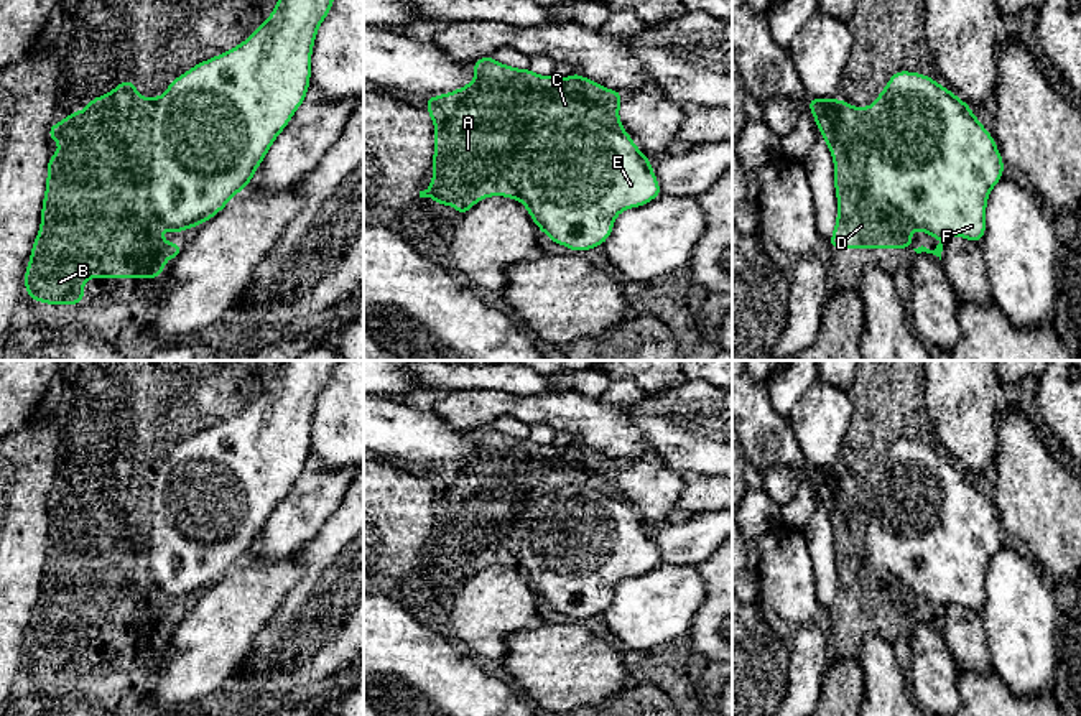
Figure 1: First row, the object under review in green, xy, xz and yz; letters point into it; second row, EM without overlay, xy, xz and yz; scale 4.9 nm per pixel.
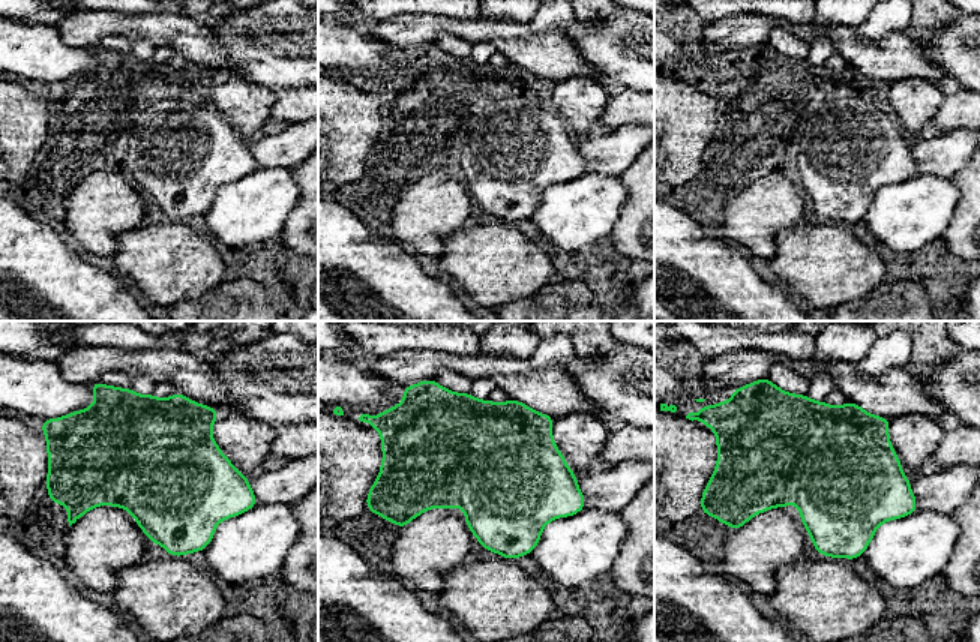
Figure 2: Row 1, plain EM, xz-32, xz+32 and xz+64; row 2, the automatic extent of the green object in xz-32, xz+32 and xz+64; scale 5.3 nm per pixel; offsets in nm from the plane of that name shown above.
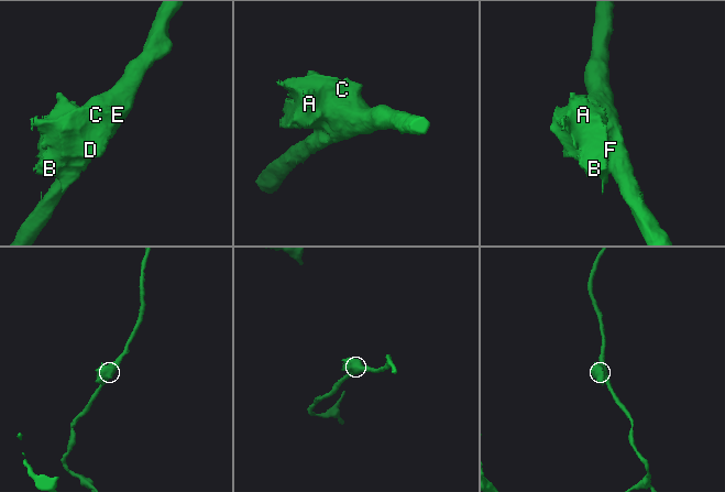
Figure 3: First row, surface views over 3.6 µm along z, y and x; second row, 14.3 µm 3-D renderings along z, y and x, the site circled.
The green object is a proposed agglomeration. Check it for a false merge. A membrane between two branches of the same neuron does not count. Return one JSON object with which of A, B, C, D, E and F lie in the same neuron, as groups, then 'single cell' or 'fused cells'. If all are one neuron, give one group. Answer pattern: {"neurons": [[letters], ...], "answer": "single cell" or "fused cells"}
{"neurons": [["A", "B", "C", "D", "E", "F"]], "answer": "single cell"}

